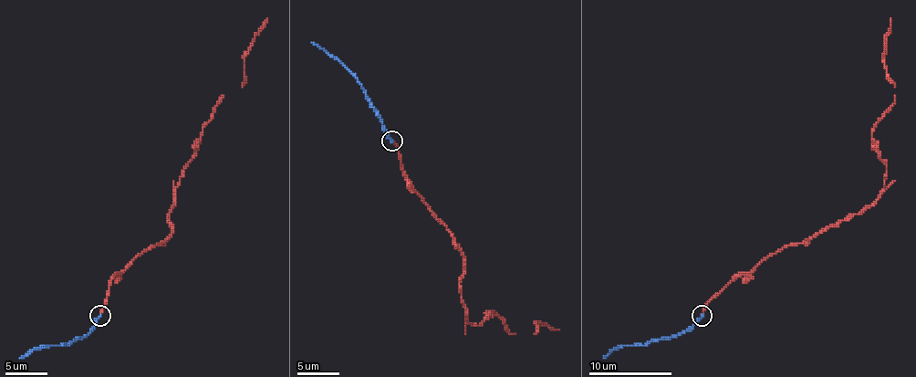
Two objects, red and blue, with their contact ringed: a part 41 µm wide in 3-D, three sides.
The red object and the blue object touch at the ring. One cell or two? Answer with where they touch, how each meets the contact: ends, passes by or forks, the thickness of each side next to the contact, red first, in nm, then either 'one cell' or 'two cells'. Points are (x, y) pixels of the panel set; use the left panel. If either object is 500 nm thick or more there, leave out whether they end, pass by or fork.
(100, 316) | red ends | blue ends | 130/190 nm | one cell

